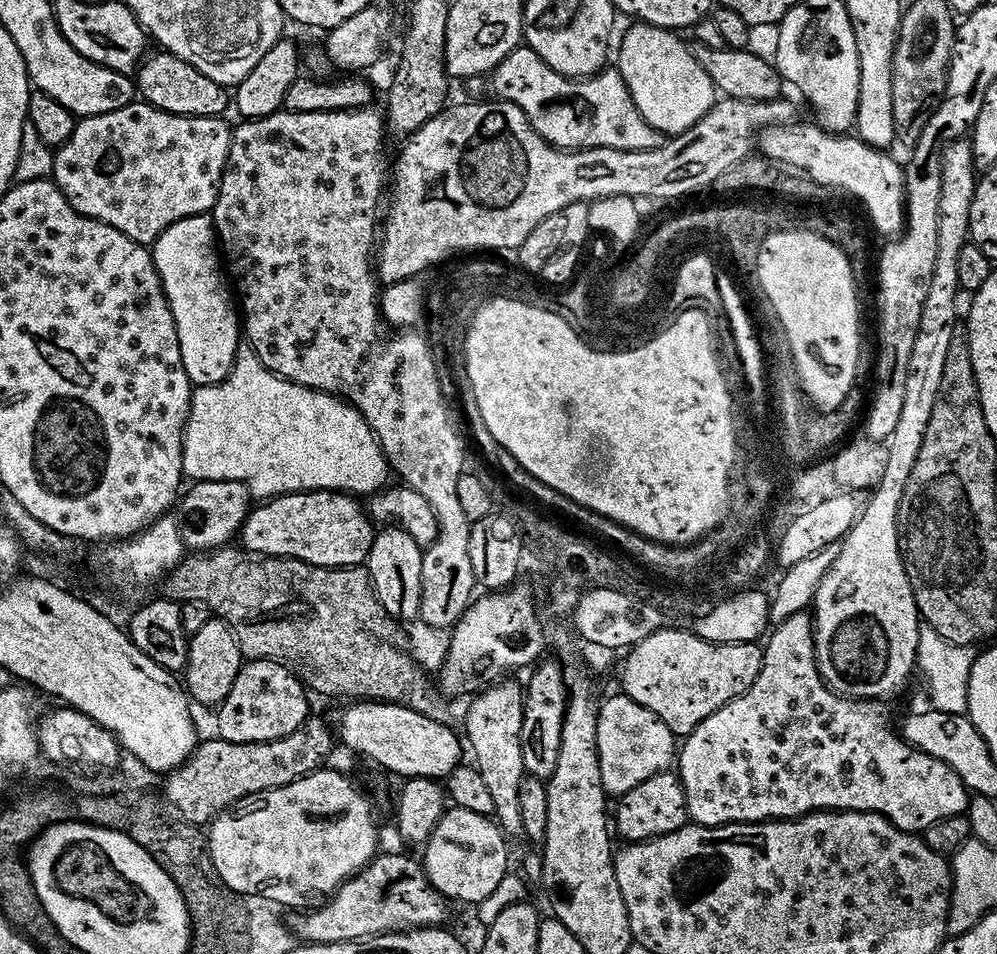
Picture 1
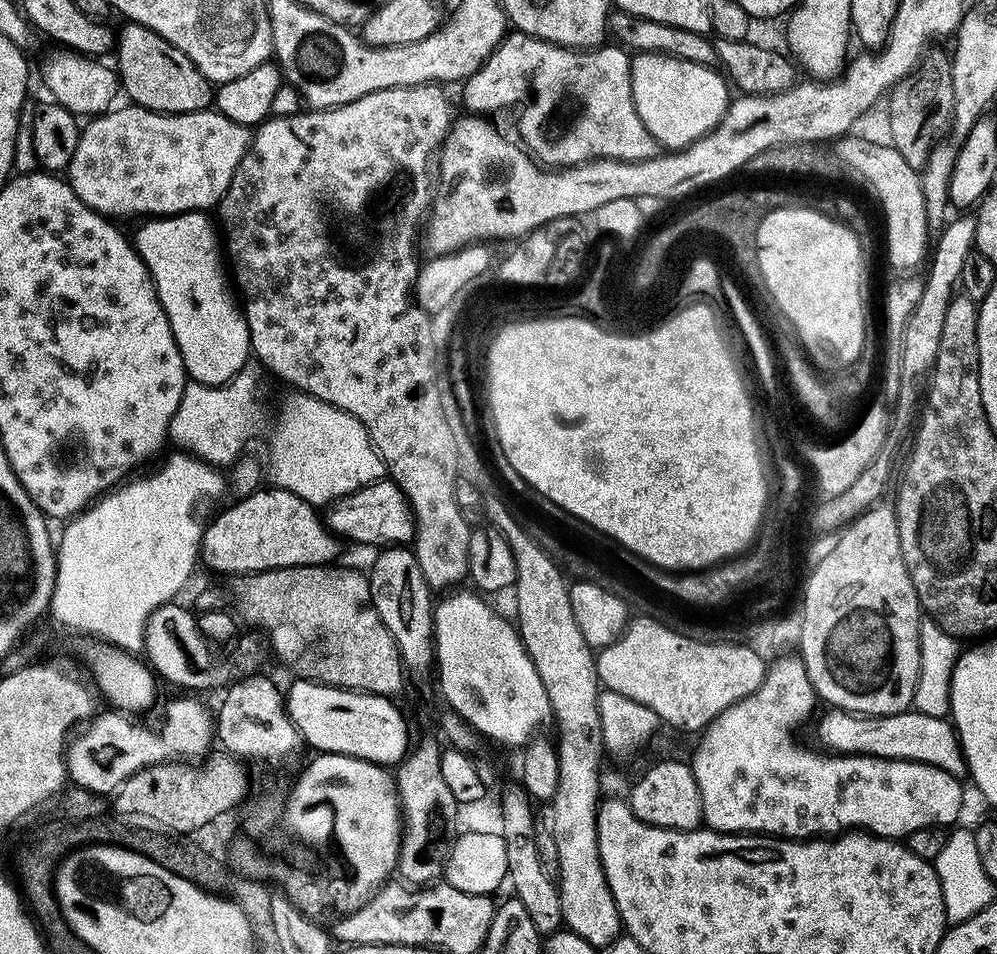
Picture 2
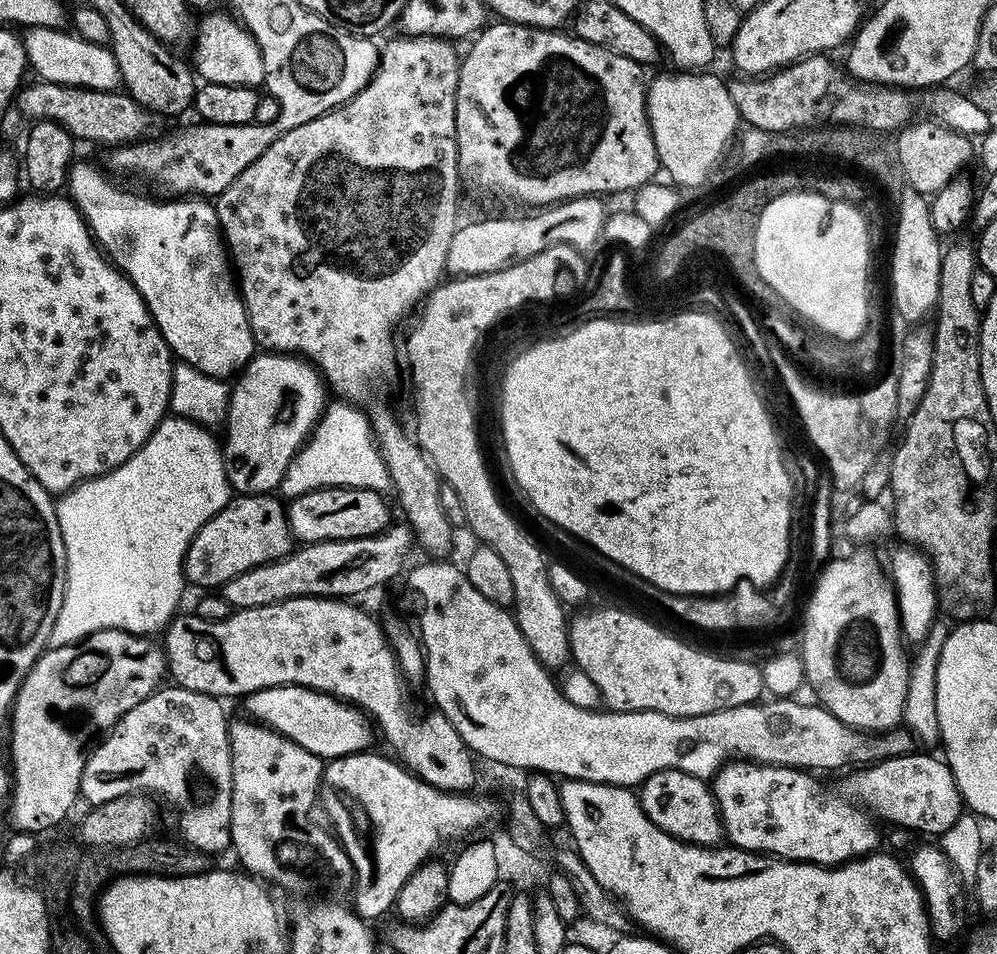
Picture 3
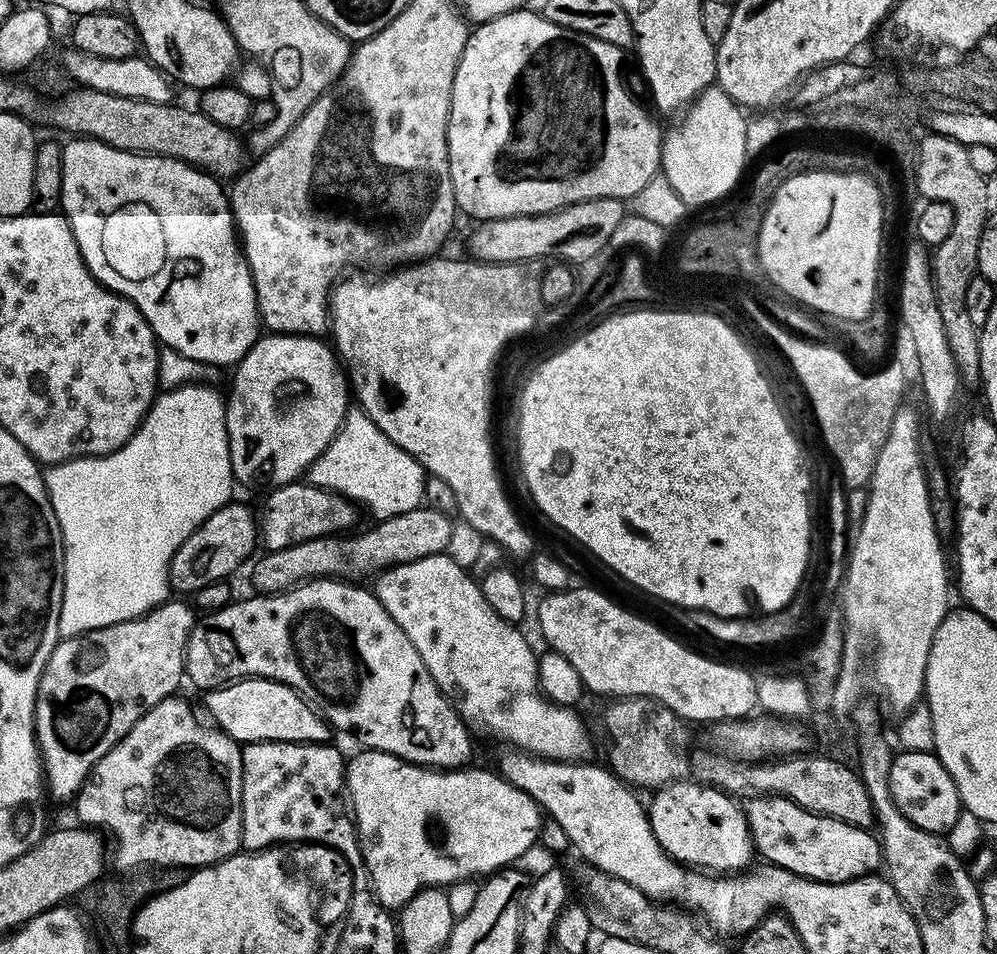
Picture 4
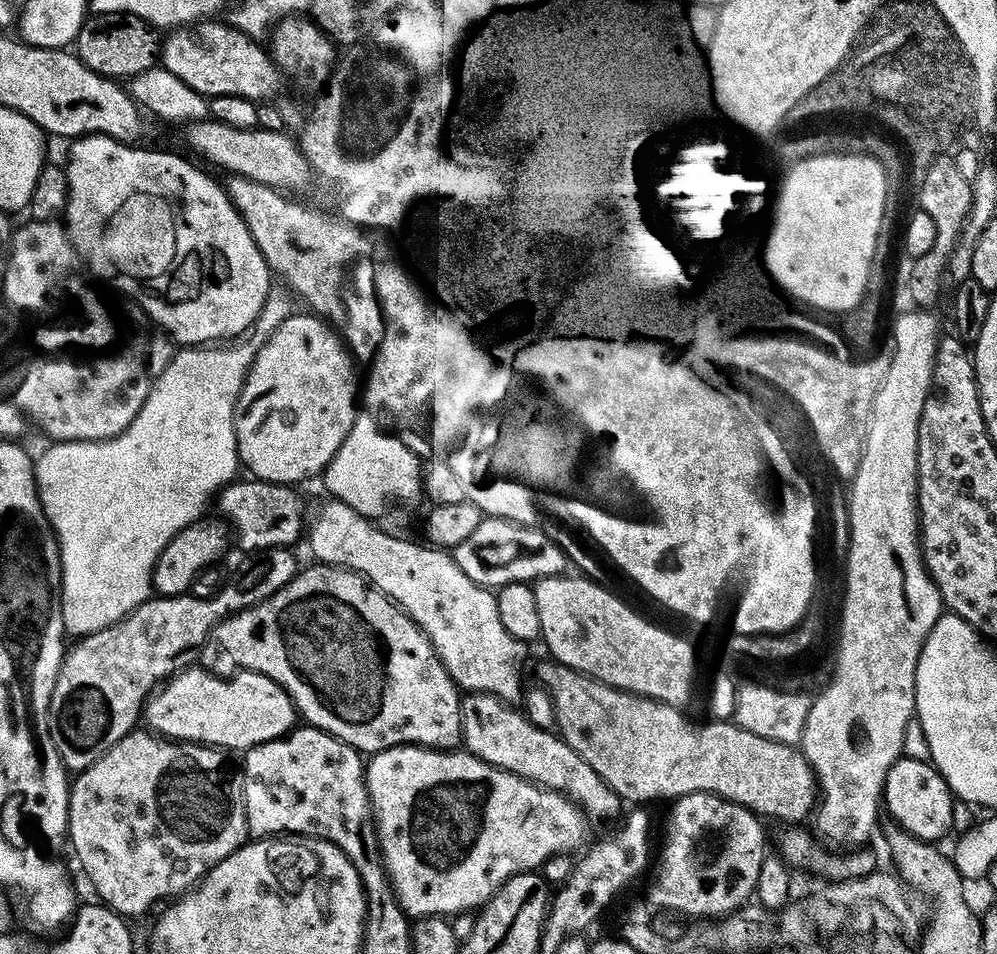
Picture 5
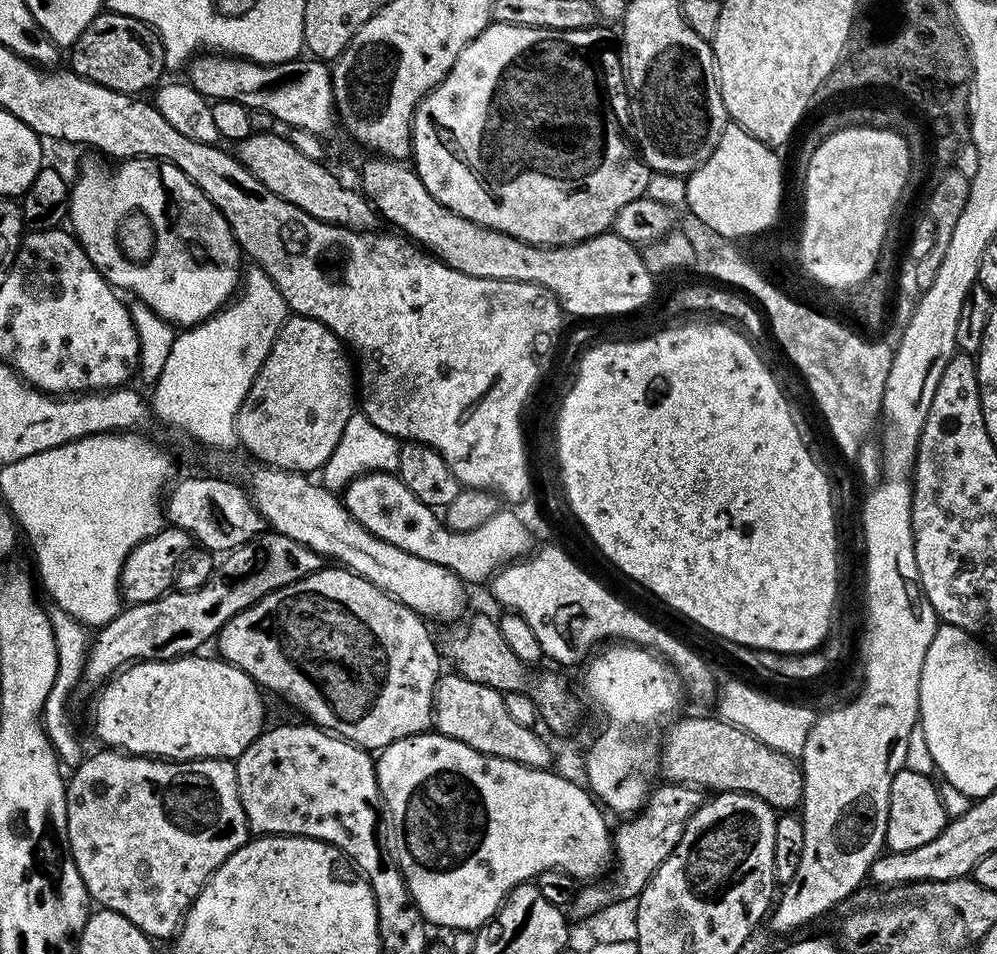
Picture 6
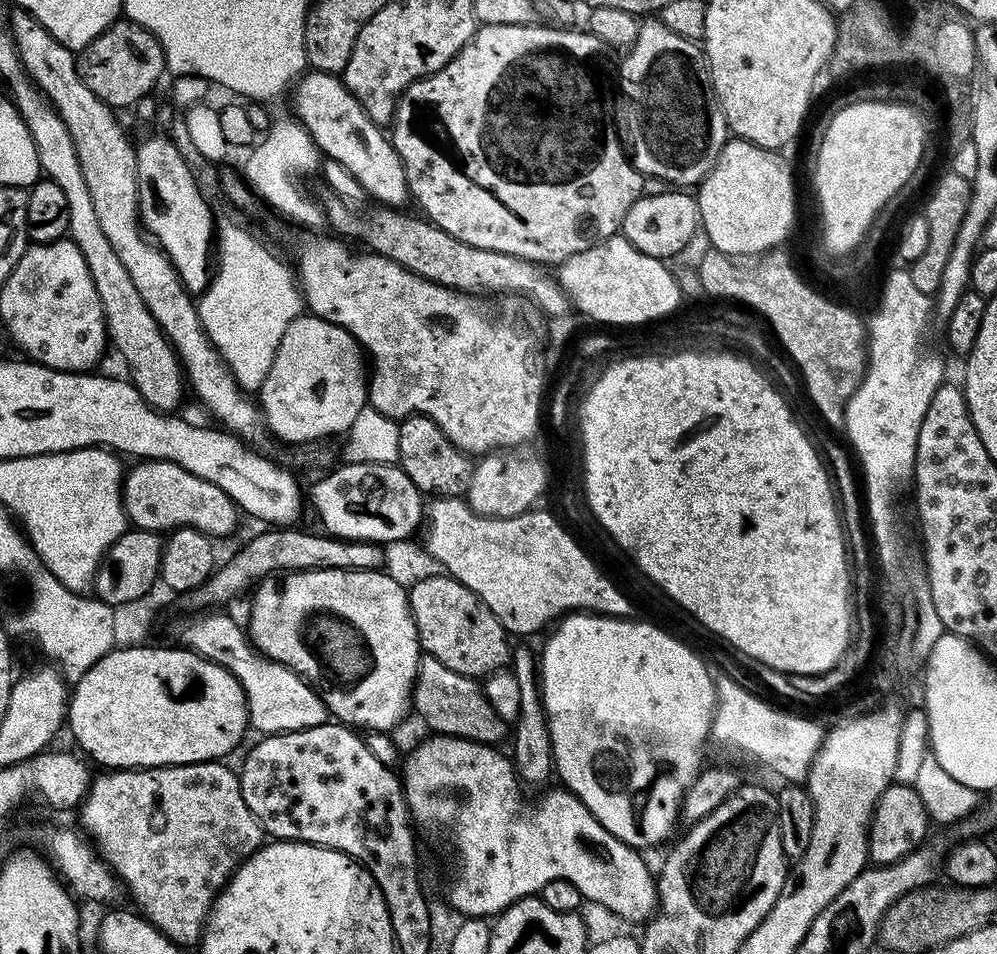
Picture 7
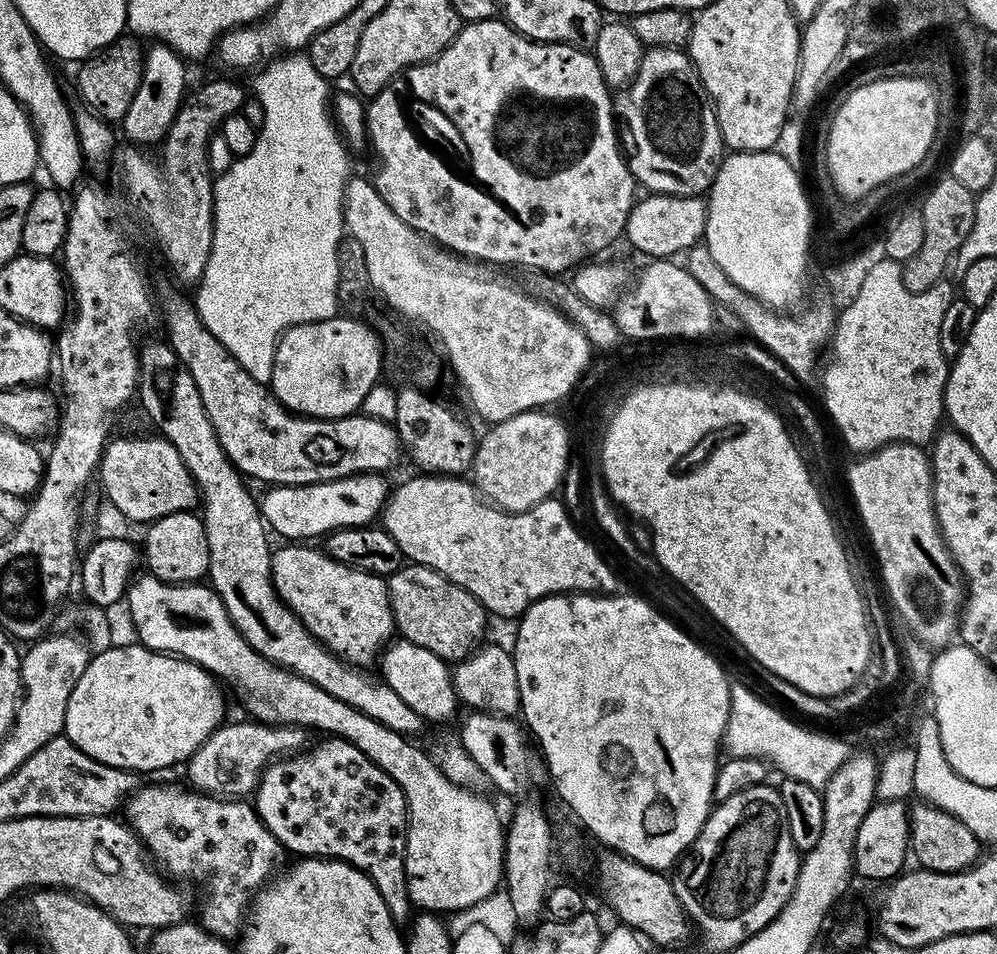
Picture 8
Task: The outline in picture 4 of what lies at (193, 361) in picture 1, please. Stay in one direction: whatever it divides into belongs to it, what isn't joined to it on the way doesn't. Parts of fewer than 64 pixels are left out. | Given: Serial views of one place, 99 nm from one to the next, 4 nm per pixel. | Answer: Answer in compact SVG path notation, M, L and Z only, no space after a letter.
M88 137L69 141L61 147L60 208L92 276L131 301L165 347L217 368L238 364L259 339L261 322L253 276L238 243L232 210L221 183L183 160L120 151Z

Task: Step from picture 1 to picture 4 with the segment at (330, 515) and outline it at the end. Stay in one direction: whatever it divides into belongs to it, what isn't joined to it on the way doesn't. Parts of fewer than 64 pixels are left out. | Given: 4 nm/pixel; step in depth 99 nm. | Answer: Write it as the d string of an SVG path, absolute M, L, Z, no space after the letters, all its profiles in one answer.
M229 502L223 504L174 554L174 558L168 567L168 586L173 593L195 594L202 586L210 586L210 582L228 580L231 572L258 548L258 516L251 512L244 504Z

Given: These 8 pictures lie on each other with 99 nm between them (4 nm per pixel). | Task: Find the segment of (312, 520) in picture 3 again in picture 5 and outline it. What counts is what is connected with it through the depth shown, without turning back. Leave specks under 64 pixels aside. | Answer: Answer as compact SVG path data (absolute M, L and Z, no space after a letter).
M240 478L220 489L218 504L220 500L221 514L219 515L230 525L234 544L241 548L241 553L251 554L262 548L288 548L299 536L301 539L306 528L306 512L304 516L304 508L300 505L299 498L296 497L296 491L295 487L286 484L271 484L255 478Z

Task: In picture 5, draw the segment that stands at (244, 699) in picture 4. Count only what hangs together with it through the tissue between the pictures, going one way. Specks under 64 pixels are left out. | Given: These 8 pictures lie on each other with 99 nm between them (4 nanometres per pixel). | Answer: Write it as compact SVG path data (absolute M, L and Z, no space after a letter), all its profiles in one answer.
M189 666L177 672L163 687L149 695L142 720L155 735L177 742L207 744L221 750L247 750L256 744L287 736L297 727L295 704L270 678L240 670L233 680L223 680L196 667Z

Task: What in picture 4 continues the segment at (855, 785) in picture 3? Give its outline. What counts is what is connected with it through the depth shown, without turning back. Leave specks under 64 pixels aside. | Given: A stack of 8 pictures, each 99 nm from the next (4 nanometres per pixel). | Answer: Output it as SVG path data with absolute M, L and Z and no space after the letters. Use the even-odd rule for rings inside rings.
M901 751L893 759L890 770L890 794L902 810L902 814L914 826L918 826L927 832L946 834L958 822L962 811L958 786L954 786L954 778L942 766L935 751L931 752L905 752ZM753 796L743 801L742 807L752 835L753 849L759 855L761 852L767 863L790 870L795 876L841 884L859 876L873 875L881 867L879 839L867 828L856 828L853 824L847 824L845 820L835 820L829 816L813 816L802 806L787 800L785 796Z

